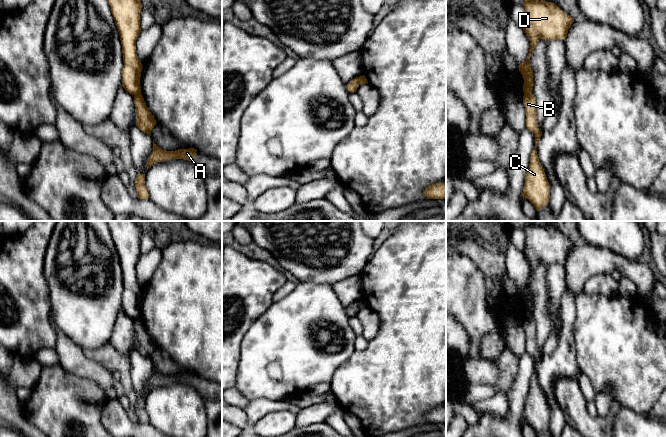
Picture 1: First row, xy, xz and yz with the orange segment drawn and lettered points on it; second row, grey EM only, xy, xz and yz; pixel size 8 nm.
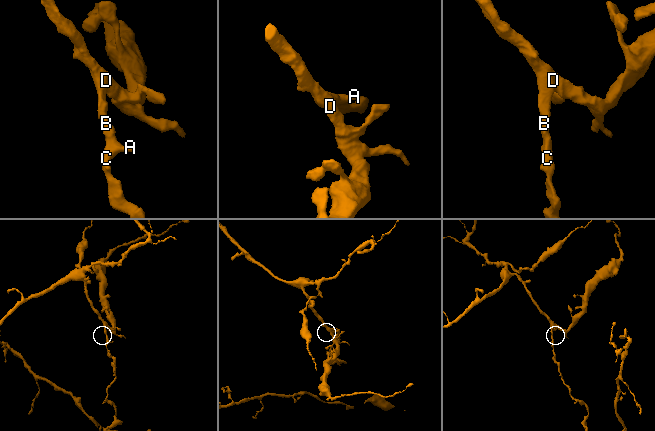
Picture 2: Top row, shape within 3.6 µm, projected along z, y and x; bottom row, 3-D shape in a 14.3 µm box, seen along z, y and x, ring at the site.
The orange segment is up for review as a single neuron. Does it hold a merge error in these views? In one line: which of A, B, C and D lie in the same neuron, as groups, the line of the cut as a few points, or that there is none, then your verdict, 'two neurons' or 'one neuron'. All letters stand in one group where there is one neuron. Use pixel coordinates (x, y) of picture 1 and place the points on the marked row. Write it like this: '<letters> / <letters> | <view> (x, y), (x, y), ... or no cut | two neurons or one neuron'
A B C / D | yz (531, 92), (524, 94) | two neurons

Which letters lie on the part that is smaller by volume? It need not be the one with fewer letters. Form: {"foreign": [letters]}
{"foreign": ["A", "B", "C"]}

